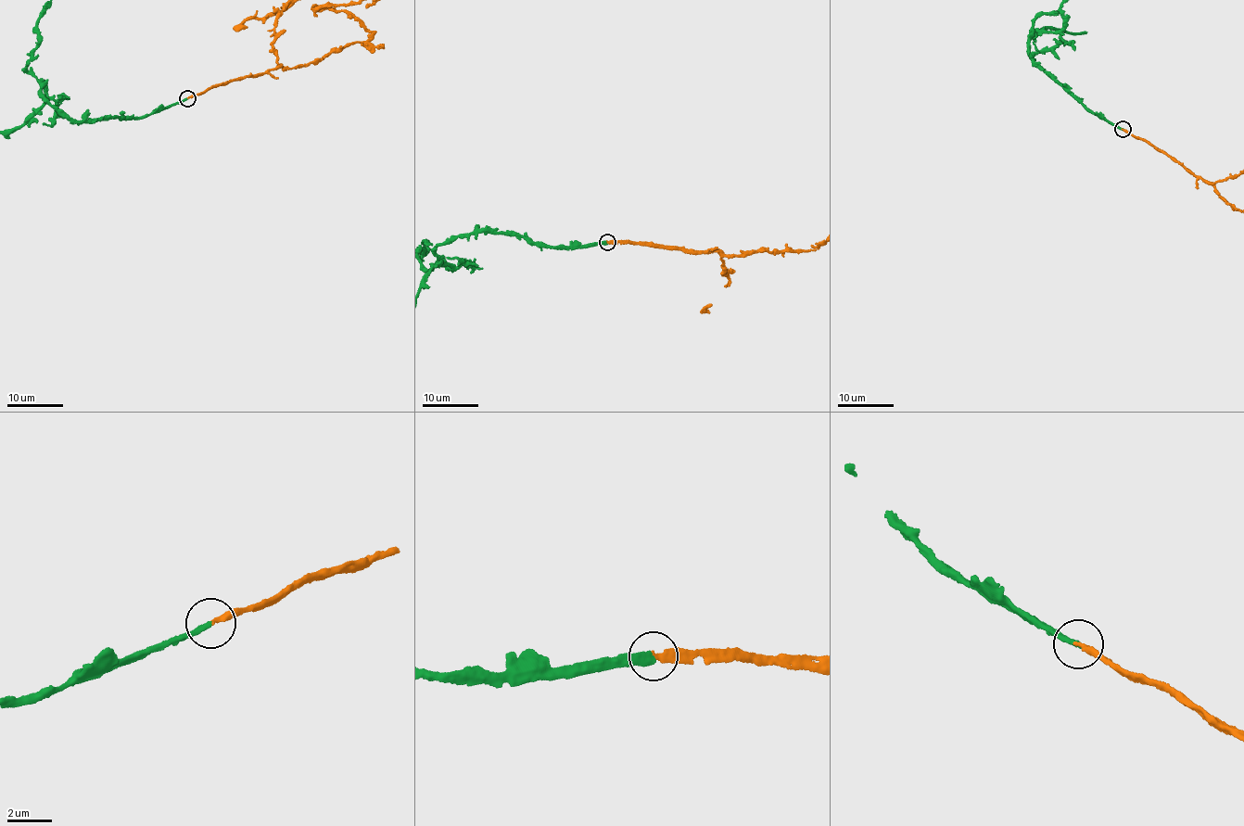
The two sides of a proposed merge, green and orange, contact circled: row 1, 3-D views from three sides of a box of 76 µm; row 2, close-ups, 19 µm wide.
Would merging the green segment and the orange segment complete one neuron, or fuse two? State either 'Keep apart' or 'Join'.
Join

